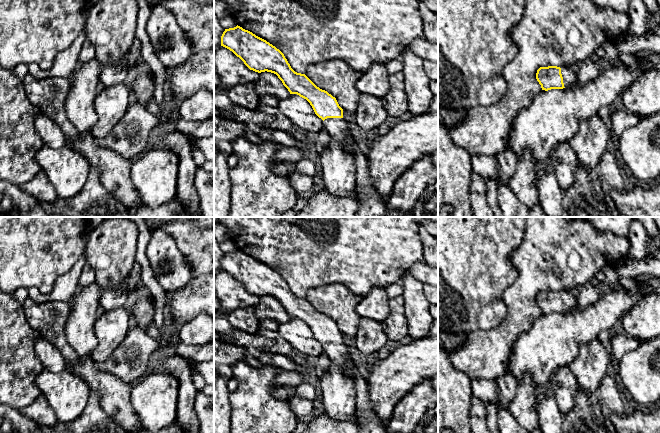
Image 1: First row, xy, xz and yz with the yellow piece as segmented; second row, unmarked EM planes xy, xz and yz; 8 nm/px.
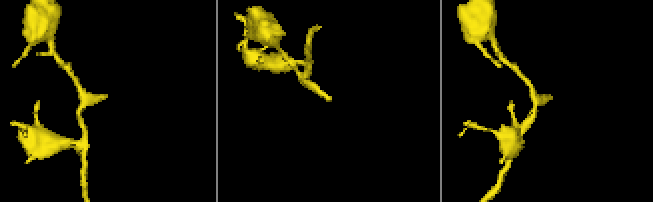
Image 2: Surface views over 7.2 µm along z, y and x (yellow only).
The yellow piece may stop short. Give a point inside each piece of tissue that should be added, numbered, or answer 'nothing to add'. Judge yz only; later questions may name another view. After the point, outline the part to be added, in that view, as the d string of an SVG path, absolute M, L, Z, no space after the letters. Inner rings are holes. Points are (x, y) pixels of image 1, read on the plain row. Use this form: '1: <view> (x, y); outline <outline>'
1: yz (569, 298); outline M572 290L561 291L561 298L563 301L564 311L574 308L577 304L578 294L574 293Z

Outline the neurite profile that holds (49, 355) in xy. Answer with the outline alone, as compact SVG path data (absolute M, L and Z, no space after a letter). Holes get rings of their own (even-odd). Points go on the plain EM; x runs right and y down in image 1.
M40 335L34 345L35 354L42 363L43 368L53 373L65 370L66 363L59 349Z

